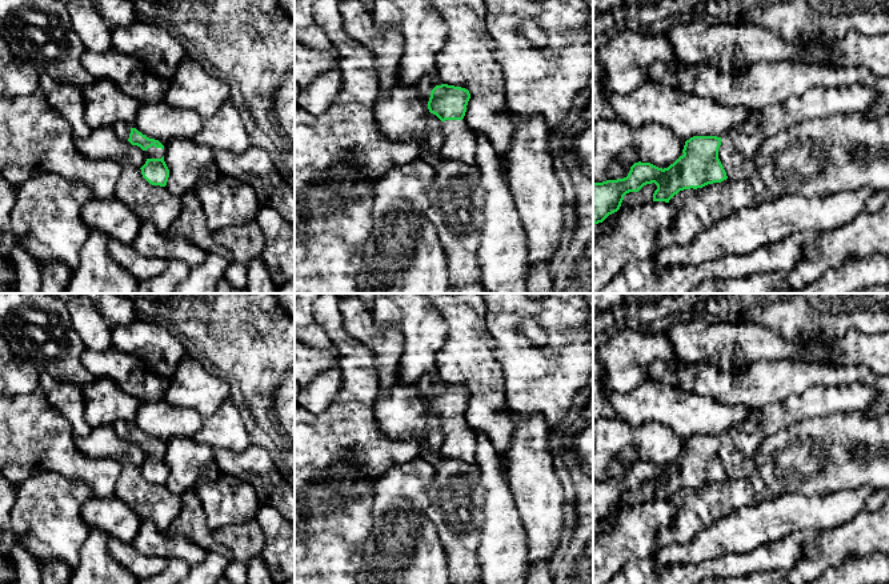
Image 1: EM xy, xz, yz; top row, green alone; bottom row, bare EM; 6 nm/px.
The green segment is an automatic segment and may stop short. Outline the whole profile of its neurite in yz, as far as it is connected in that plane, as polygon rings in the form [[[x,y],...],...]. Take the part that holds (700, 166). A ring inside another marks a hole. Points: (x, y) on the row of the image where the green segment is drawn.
[[[861,84],[813,87],[801,96],[750,112],[741,125],[722,137],[693,136],[685,141],[684,155],[668,168],[638,161],[624,179],[593,183],[593,224],[617,212],[626,193],[638,192],[646,184],[657,185],[653,201],[669,203],[684,189],[748,177],[753,156],[768,137],[806,120],[866,111],[874,99],[876,92]]]

